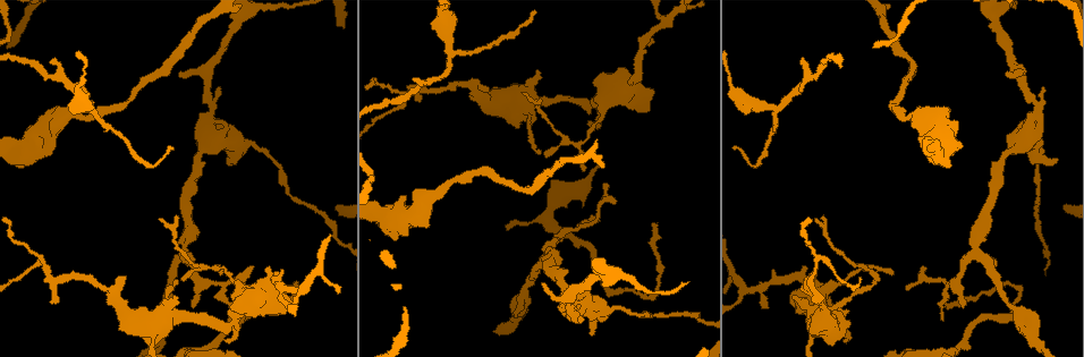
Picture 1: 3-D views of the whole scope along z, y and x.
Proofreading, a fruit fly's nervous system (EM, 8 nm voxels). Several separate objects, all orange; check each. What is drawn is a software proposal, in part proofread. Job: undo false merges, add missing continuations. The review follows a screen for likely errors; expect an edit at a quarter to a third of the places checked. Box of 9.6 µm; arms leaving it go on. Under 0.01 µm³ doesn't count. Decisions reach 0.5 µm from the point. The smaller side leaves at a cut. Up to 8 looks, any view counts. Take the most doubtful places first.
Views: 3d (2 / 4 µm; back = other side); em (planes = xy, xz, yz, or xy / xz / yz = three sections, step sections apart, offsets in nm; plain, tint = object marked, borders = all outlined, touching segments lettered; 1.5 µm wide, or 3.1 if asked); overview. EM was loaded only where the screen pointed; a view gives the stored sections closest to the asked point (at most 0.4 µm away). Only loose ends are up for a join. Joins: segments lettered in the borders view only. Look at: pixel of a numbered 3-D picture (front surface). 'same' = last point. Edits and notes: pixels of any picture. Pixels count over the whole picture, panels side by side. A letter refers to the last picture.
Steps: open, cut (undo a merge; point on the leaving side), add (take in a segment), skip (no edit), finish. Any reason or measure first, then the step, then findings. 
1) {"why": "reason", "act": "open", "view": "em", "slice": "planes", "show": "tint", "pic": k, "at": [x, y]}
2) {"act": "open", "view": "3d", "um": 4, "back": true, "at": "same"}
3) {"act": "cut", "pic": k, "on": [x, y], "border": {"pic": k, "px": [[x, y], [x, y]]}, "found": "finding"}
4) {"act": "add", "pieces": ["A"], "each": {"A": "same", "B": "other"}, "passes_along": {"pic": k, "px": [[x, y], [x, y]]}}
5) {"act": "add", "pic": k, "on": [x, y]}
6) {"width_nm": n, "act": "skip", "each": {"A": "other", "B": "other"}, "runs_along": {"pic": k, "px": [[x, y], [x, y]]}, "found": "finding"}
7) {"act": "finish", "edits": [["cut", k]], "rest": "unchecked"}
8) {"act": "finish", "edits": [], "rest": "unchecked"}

{"why": "three-way junction", "act": "open", "view": "em", "slice": "planes", "show": "tint", "pic": 1, "at": [188, 252]}

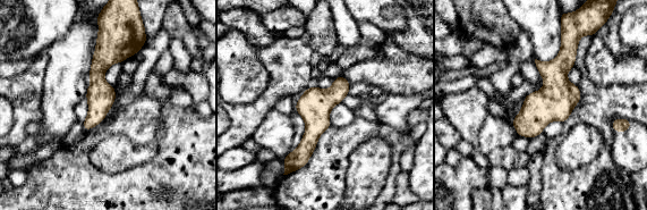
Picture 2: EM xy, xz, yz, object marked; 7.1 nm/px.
{"why": "see the neighbours", "act": "open", "view": "em", "slice": "planes", "show": "borders", "at": "same"}

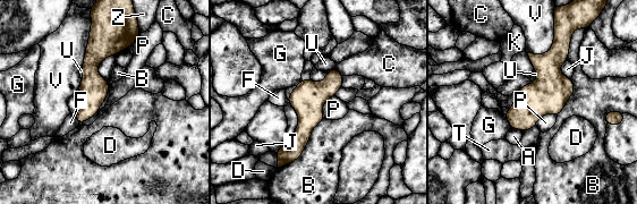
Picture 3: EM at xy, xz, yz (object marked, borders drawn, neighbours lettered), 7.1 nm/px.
{"act": "skip", "each": {"A": "other", "B": "other", "C": "other", "D": "other", "F": "other", "G": "other", "J": "other", "K": "other", "P": "other", "T": "other", "U": "other", "V": "other", "Z": "other"}, "found": "all the same neuron"}

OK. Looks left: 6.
{"why": "long arm stops here", "act": "open", "view": "3d", "um": 2, "pic": 1, "at": [653, 226]}

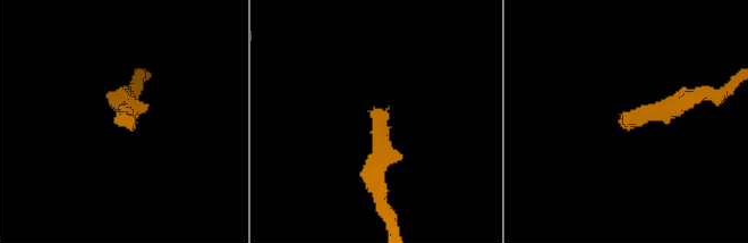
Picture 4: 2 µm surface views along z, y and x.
{"act": "open", "view": "em", "slice": "planes", "show": "borders", "pic": 4, "at": [369, 114]}

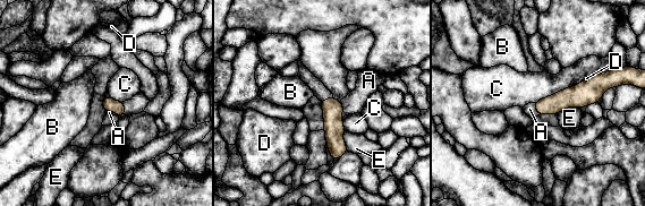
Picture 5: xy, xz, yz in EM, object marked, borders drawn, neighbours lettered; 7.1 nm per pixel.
{"act": "add", "pieces": ["A"], "each": {"A": "same", "B": "other", "C": "other", "D": "other", "E": "other"}, "passes_along": {"pic": 5, "px": [[332, 109], [342, 110], [355, 101]]}, "found": "it goes on there"}

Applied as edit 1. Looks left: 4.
{"why": "an open end", "act": "open", "view": "em", "slice": "planes", "show": "tint", "pic": 1, "at": [537, 72]}

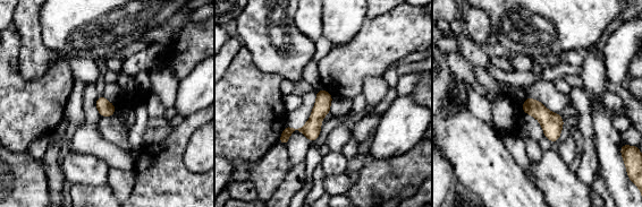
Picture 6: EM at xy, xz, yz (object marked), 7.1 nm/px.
{"act": "open", "view": "em", "slice": "planes", "show": "borders", "at": "same"}

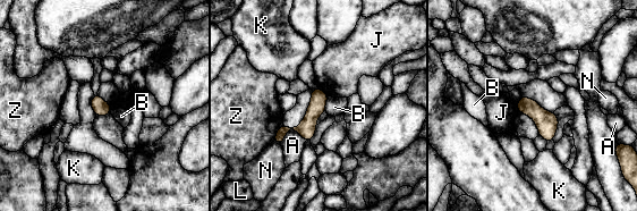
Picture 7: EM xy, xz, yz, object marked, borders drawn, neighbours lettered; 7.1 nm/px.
{"longest_contact_nm": ["A", 180], "act": "skip", "each": {"A": "other", "B": "other", "J": "other", "K": "other", "L": "other", "N": "other", "Z": "other"}, "border": {"pic": 7, "px": [[317, 86], [329, 95]]}, "found": "no lettered segment goes on from it"}

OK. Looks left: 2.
{"act": "finish", "edits": [["add", 5]], "rest": "unchecked"}

